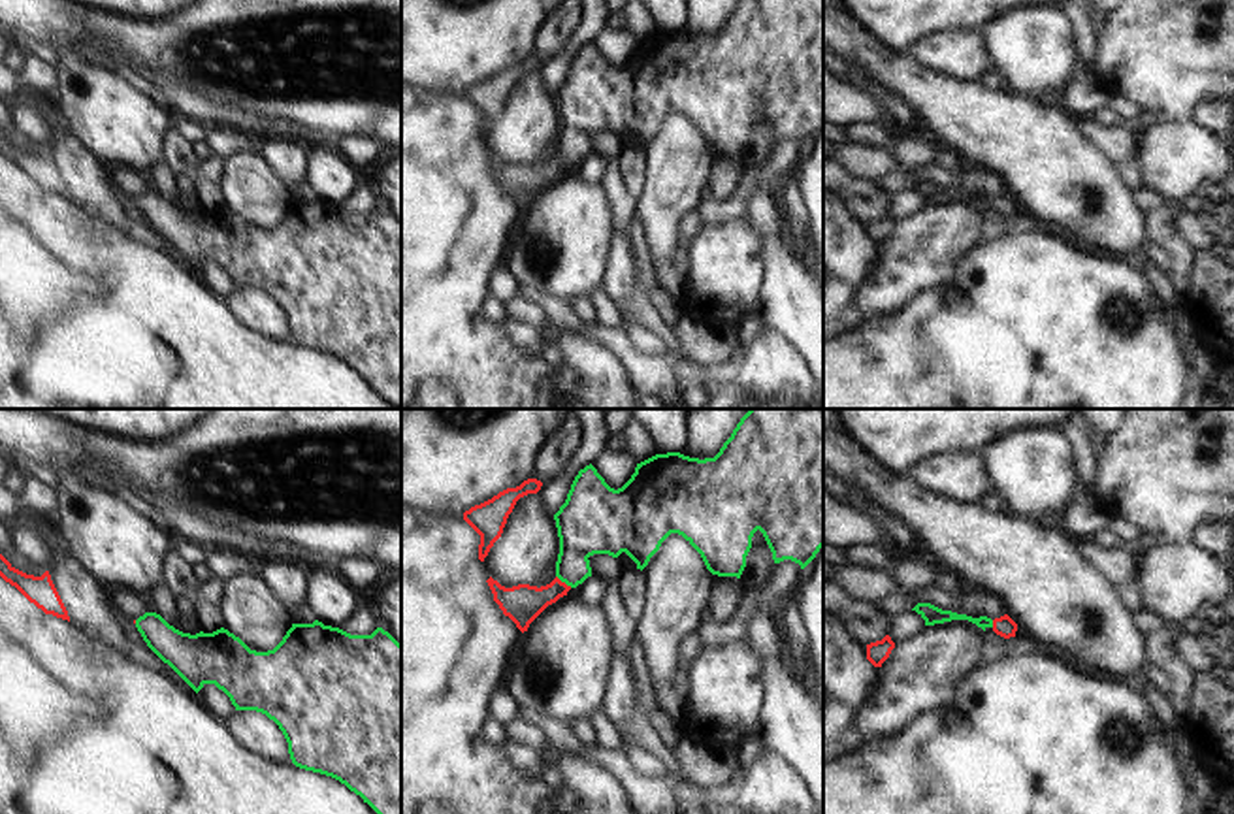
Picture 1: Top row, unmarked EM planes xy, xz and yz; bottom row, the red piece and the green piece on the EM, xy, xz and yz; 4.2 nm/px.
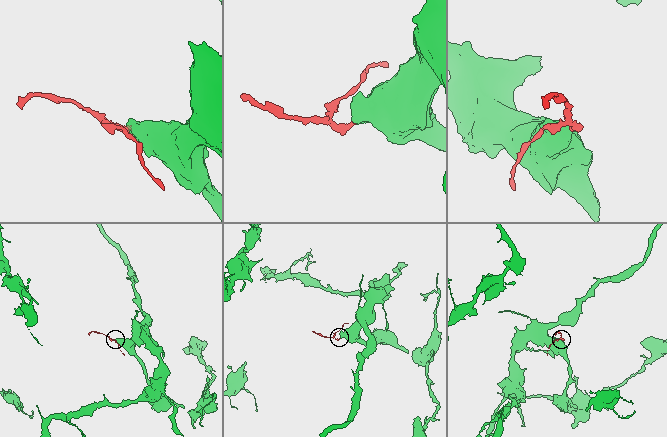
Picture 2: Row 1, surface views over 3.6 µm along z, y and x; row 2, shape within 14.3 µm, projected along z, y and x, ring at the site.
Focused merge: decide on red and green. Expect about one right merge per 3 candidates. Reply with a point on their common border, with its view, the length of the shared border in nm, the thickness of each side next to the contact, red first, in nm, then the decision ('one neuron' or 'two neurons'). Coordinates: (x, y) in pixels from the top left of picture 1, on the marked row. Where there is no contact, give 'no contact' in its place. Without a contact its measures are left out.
contact xz (564, 583); length 90 nm; calibres 170 and 240 nm; one neuron

